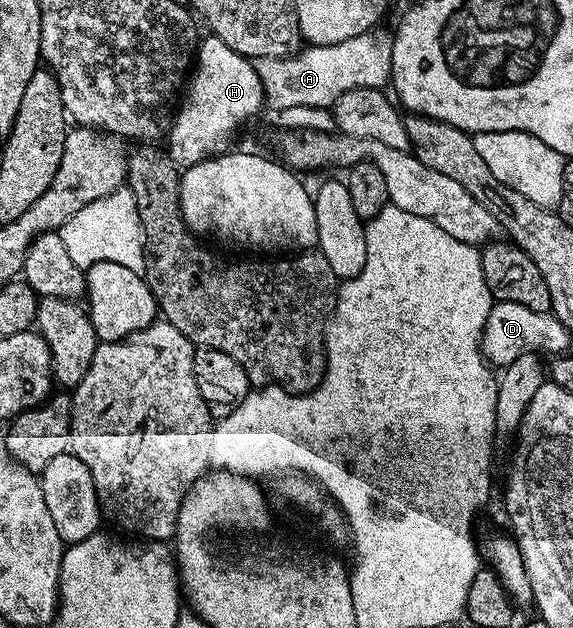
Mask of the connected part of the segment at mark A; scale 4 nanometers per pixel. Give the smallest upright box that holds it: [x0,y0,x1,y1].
[254,30,393,114]

